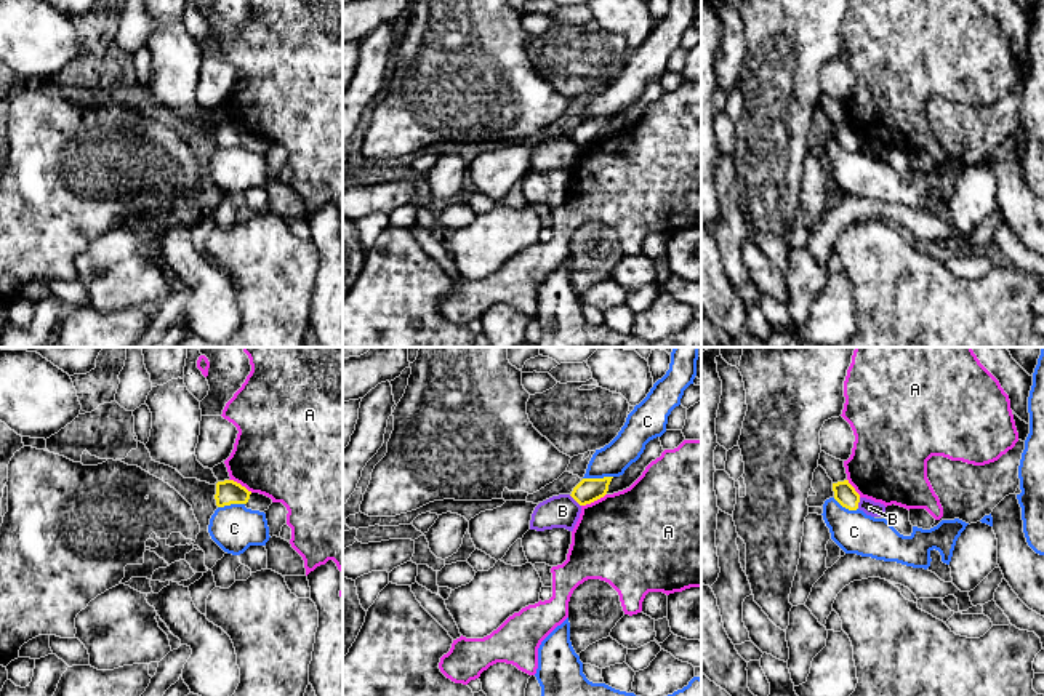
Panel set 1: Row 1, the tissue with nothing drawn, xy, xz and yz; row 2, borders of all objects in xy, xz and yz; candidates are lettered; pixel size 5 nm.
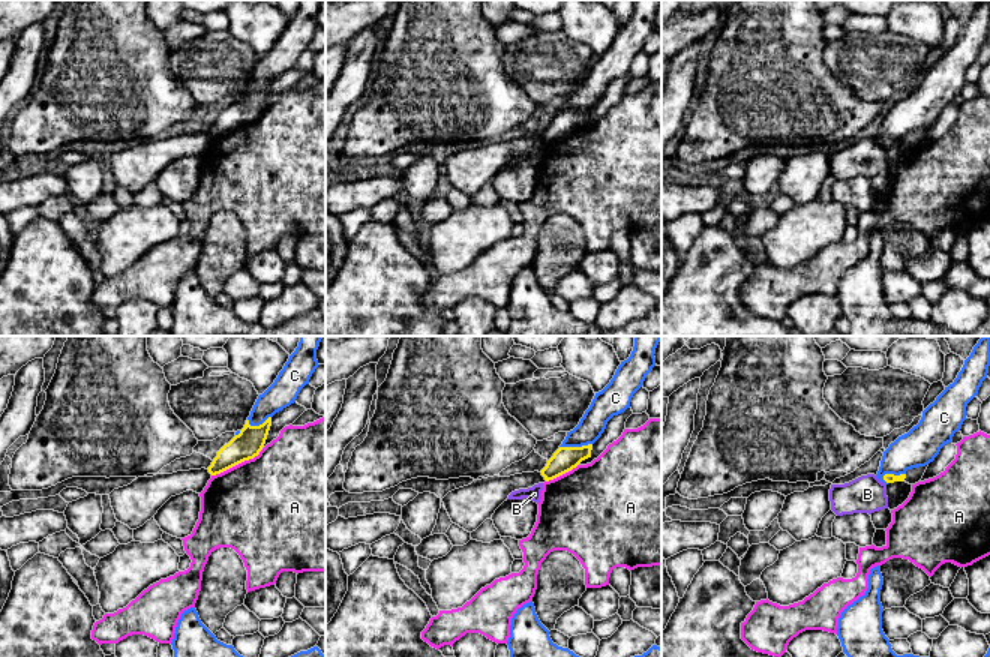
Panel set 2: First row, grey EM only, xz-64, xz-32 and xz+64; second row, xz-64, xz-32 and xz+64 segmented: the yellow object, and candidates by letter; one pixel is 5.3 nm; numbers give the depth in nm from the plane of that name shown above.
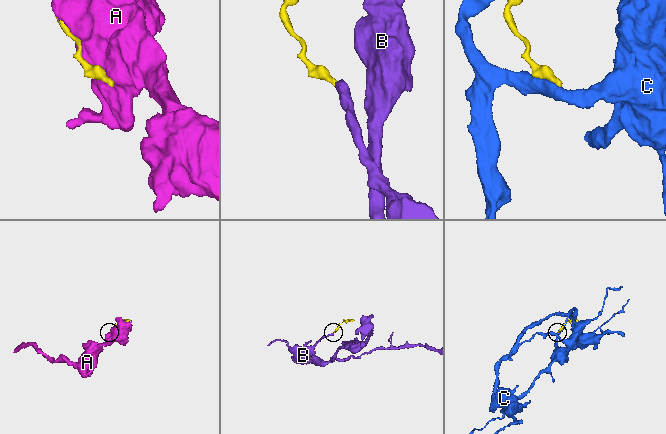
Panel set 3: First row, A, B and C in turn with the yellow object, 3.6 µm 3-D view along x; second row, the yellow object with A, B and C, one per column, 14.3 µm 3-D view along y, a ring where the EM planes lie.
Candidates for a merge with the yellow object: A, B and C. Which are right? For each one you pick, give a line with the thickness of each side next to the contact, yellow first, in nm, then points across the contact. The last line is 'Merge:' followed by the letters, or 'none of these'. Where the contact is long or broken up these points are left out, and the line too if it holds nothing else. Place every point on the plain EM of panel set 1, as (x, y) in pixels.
Merge: none of these

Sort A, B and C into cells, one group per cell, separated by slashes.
A / B / C

